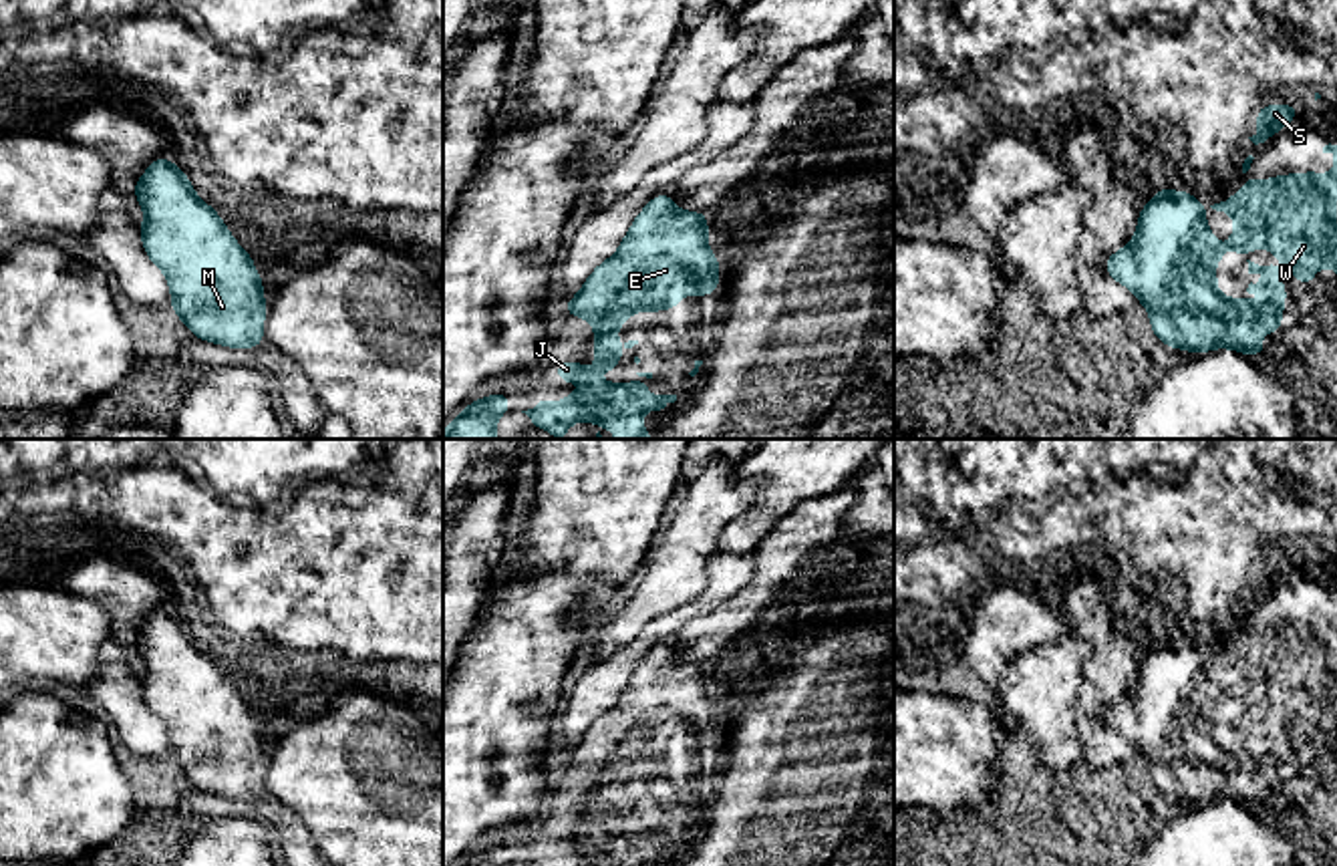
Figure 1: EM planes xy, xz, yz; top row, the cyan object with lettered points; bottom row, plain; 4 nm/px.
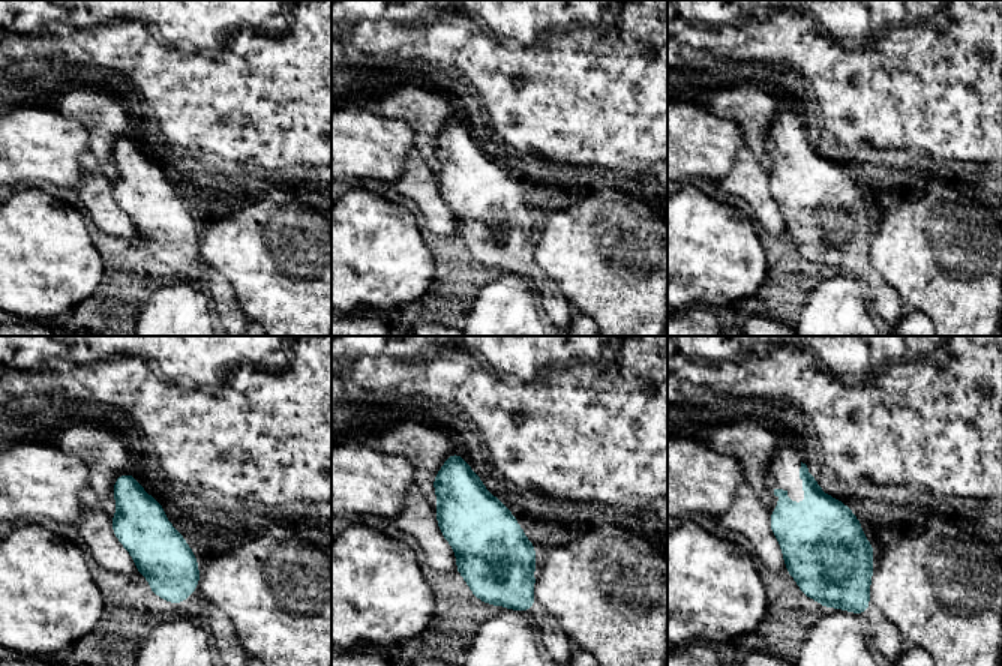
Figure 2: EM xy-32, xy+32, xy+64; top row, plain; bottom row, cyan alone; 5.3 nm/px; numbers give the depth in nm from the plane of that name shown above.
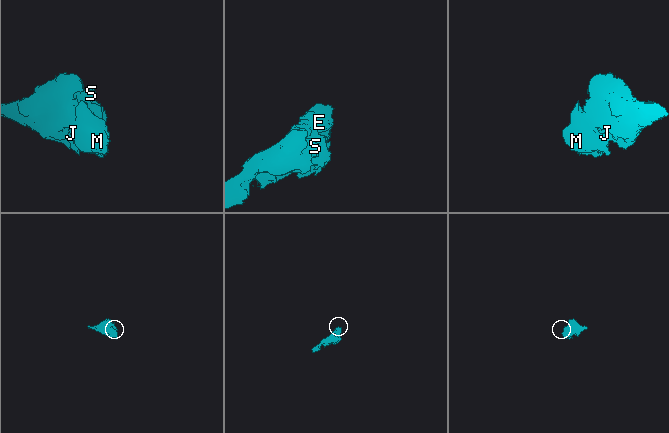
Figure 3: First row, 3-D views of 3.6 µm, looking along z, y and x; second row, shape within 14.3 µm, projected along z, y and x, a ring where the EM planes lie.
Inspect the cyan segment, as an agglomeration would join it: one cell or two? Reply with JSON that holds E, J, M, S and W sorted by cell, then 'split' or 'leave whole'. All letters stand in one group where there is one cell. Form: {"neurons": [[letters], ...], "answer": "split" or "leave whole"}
{"neurons": [["E", "J", "M", "S", "W"]], "answer": "leave whole"}

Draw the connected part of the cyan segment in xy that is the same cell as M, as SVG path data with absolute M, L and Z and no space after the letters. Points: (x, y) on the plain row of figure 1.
M165 606L155 610L133 634L145 673L139 677L143 701L165 725L169 757L199 791L230 800L260 800L264 785L264 735L246 699L236 695L217 663L201 653L189 628Z

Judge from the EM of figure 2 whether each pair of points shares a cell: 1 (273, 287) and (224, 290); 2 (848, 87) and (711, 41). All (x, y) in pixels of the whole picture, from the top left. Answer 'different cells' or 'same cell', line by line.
1: different cells
2: same cell

